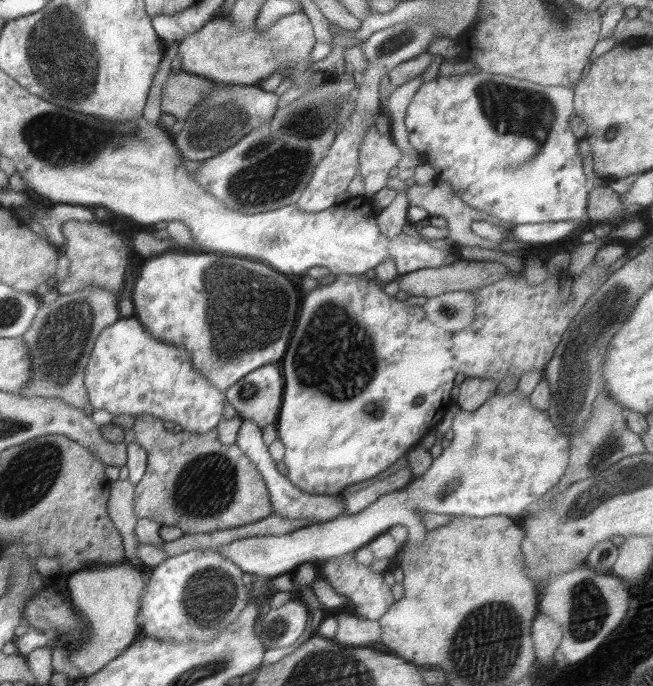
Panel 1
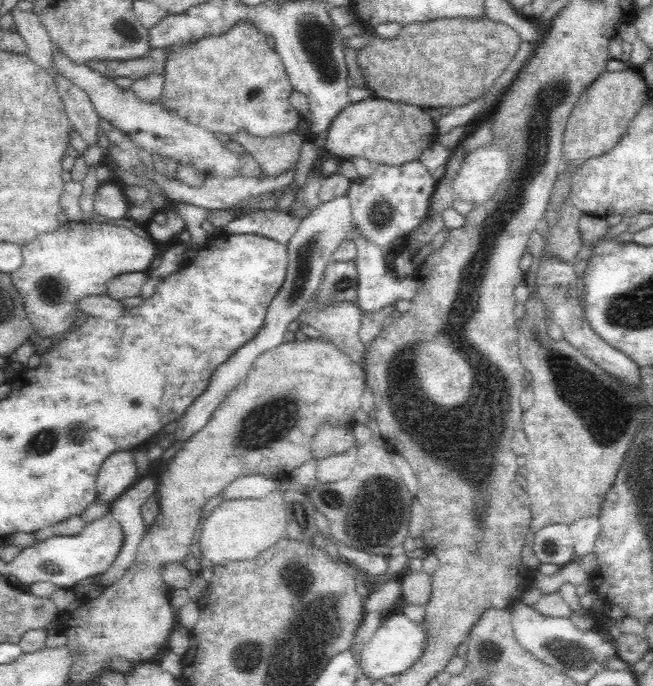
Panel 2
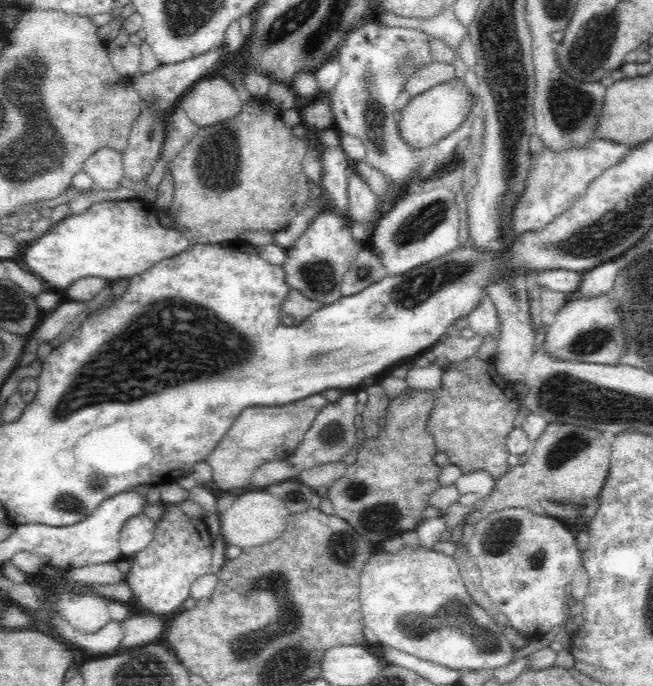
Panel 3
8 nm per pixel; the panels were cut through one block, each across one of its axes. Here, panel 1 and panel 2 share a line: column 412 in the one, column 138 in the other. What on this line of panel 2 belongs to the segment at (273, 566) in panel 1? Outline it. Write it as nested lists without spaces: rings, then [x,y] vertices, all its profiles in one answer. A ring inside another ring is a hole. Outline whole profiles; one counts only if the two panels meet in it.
[[[144,474],[111,502],[110,511],[122,527],[124,540],[110,568],[98,575],[98,578],[90,577],[86,582],[98,583],[102,588],[107,587],[118,580],[134,562],[138,545],[148,527],[144,524],[141,508],[148,498],[155,494],[157,480],[154,476]]]

